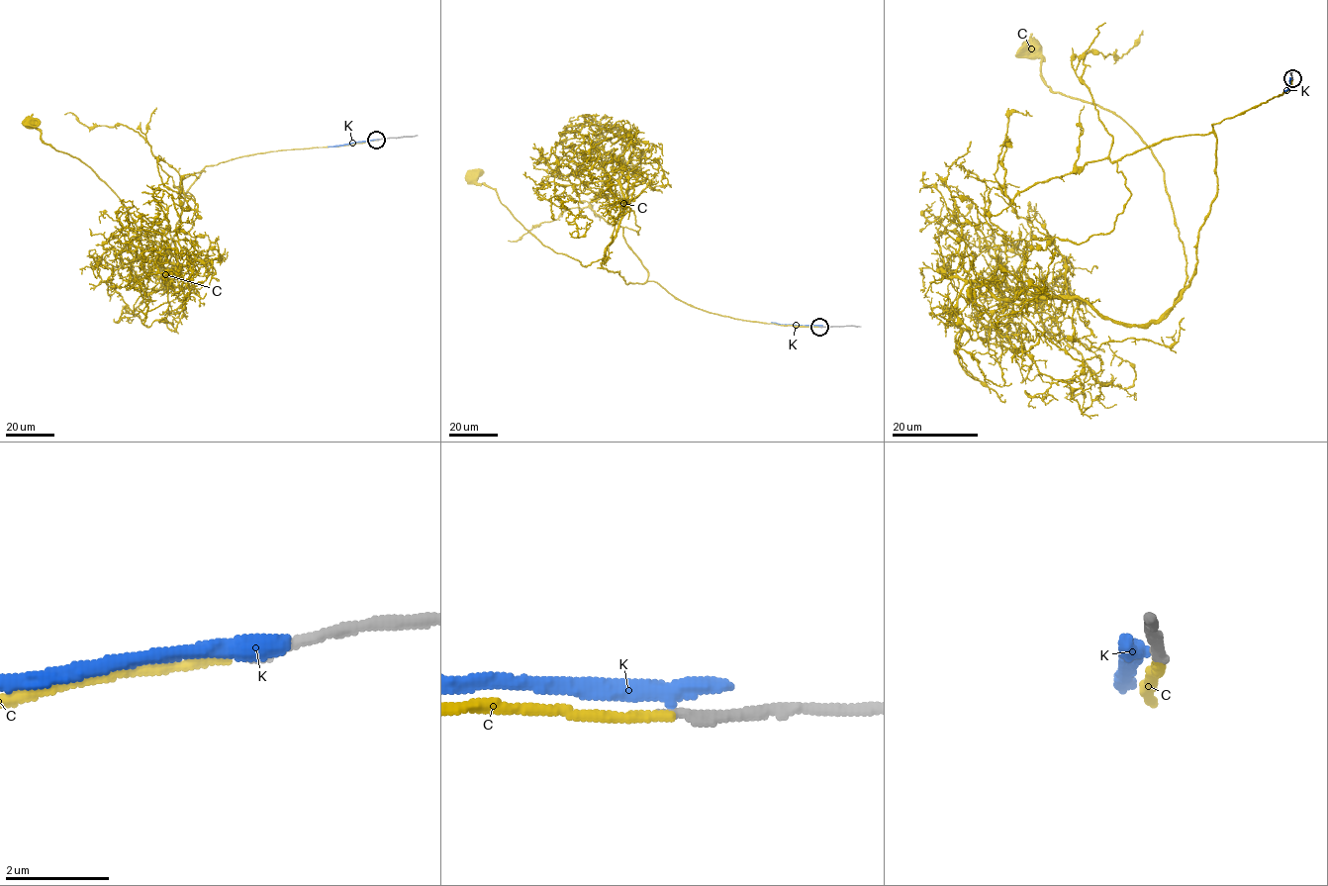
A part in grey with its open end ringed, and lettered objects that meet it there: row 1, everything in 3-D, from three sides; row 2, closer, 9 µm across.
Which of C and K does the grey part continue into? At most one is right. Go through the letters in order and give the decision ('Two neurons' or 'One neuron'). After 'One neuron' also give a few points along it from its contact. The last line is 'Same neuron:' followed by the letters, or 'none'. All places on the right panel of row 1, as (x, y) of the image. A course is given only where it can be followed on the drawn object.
C: One neuron. Its course: (1291, 78), (1212, 125), (1217, 193), (1175, 303), (1186, 264), (1161, 164), (1121, 118), (1054, 92), (1029, 49)
K: Two neurons
Same neuron: C

